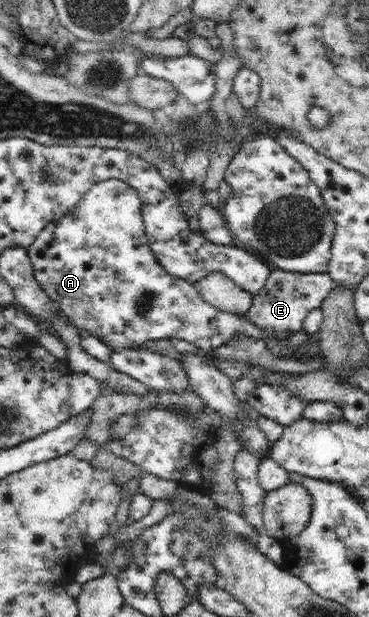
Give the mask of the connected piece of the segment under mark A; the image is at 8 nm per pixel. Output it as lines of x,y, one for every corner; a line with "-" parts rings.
110,178
91,187
72,211
48,223
38,233
27,249
34,278
49,299
59,304
65,317
70,318
76,328
84,328
88,334
98,336
113,352
142,346
145,340
169,337
194,343
204,352
216,350
234,335
264,340
266,334
246,316
228,314
210,306
188,280
170,275
158,263
147,242
142,216
141,199
134,187
121,179

